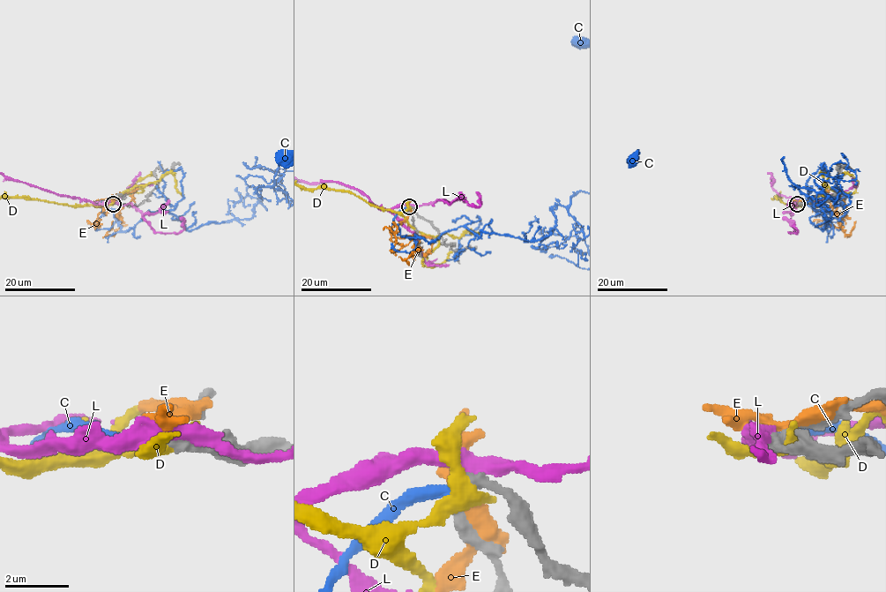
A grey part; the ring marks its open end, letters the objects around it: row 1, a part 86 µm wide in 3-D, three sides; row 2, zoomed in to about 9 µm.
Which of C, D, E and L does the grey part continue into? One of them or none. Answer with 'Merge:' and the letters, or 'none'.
Merge: none

